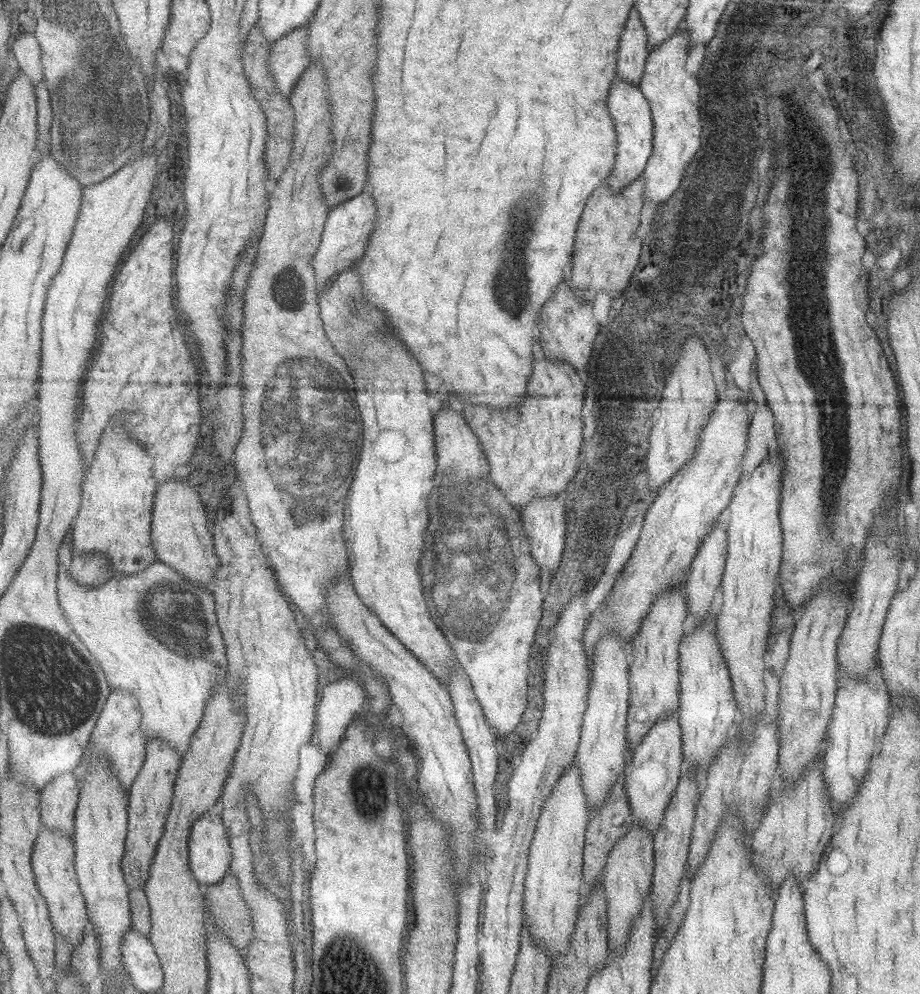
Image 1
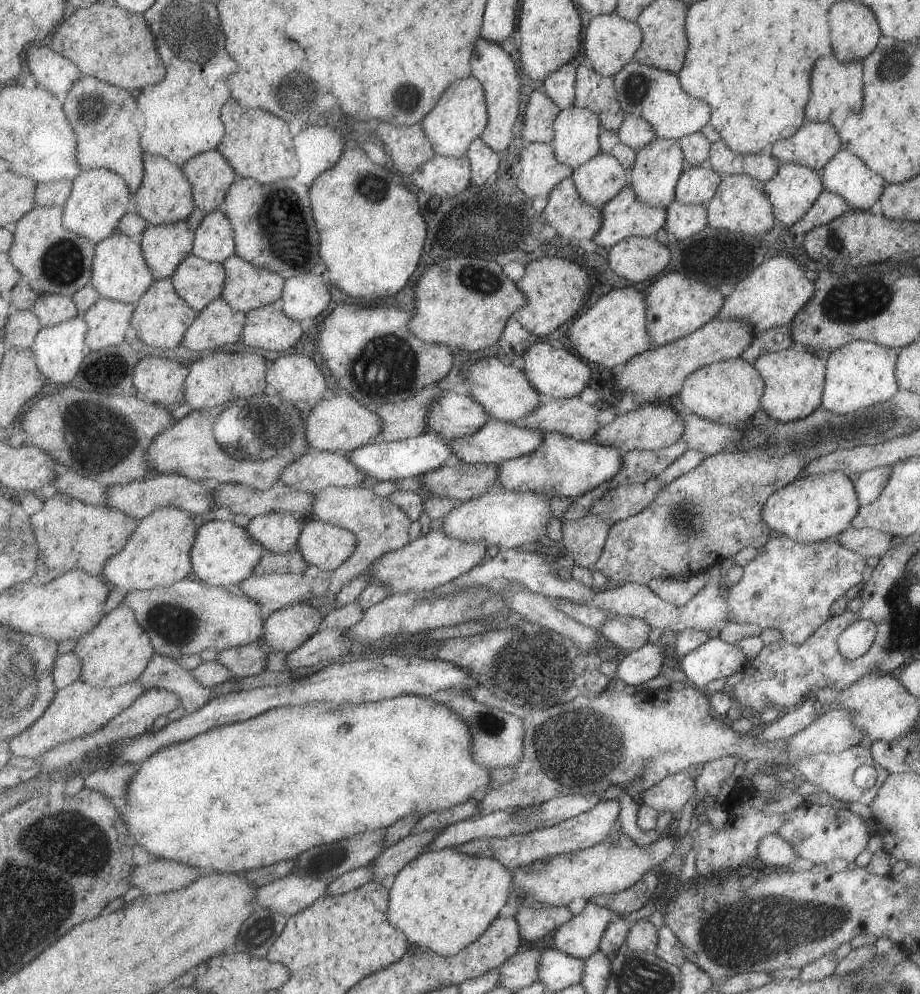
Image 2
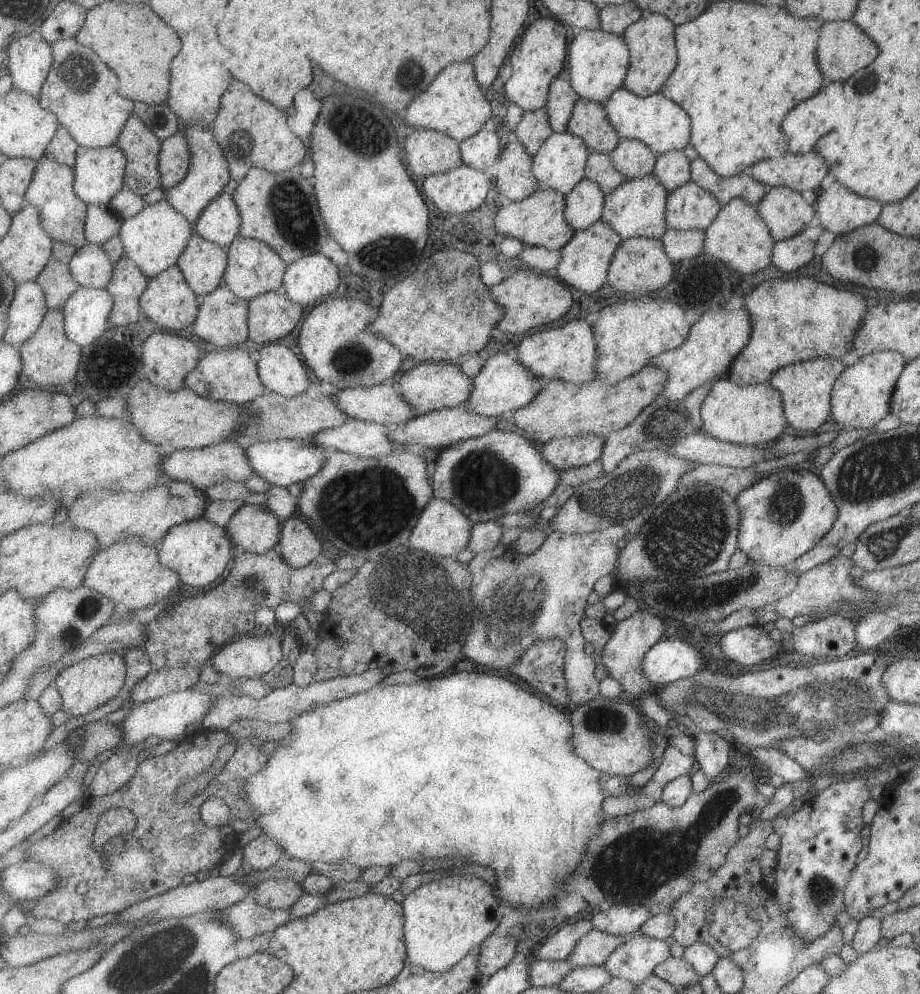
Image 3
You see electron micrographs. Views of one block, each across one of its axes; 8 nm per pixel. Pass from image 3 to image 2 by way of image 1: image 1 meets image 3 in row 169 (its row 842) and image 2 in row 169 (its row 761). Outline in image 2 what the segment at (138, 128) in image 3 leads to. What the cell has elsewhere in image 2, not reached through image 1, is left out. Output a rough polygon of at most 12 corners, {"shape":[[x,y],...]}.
{"shape":[[145,153],[136,212],[155,226],[197,206],[182,167]]}

